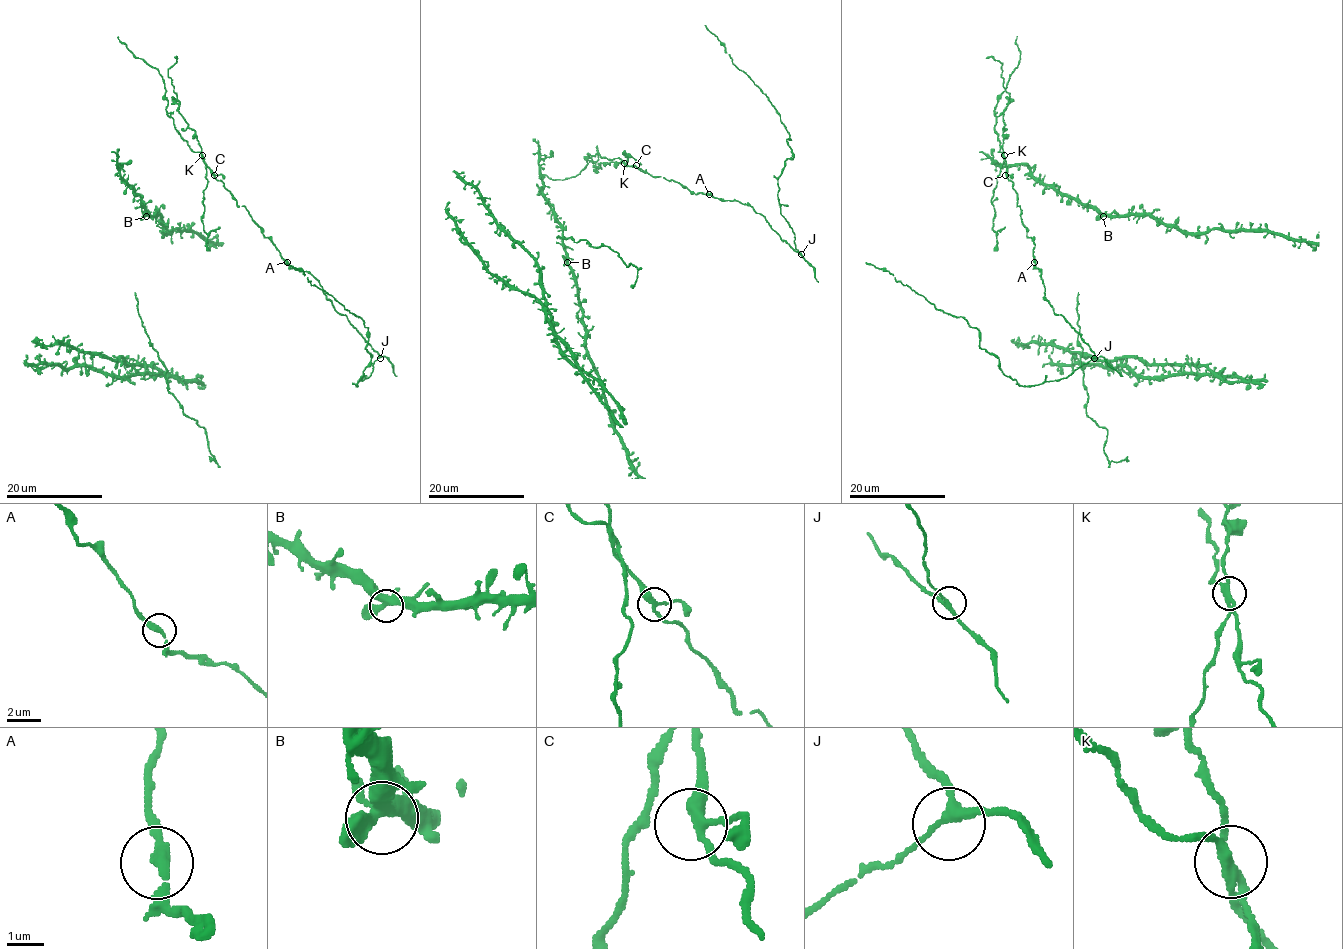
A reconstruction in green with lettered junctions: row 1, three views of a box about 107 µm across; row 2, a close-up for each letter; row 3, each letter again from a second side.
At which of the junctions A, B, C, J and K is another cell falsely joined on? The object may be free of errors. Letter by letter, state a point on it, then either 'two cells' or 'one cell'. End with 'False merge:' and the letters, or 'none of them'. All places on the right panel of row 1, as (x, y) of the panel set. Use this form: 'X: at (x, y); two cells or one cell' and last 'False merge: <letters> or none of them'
A: at (1034, 262); one cell
B: at (1103, 216); one cell
C: at (1005, 175); one cell
J: at (1094, 358); one cell
K: at (1004, 155); two cells
False merge: K

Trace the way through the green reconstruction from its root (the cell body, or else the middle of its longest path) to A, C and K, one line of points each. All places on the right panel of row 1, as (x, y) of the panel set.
A: (999, 140), (998, 151), (1005, 162), (1006, 178), (1016, 192), (1021, 222), (1034, 244), (1034, 262)
C: (999, 140), (998, 151), (1005, 162), (1005, 175)
K: (999, 140), (998, 151), (1004, 155)

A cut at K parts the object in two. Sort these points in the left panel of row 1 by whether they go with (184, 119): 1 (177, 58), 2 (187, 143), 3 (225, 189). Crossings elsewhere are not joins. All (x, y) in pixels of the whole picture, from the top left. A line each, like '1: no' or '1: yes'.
1: yes
2: no
3: no

